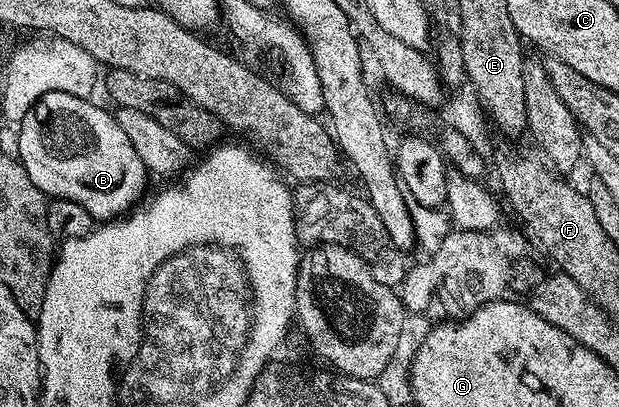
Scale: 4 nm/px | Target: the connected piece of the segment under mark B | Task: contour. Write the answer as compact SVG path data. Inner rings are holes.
M49 91L34 98L32 105L35 106L18 122L20 153L17 160L23 164L33 184L48 198L81 203L96 222L110 223L124 216L144 196L149 170L133 149L129 136L118 125L116 114L106 113L101 106L87 100L91 99L65 91Z

